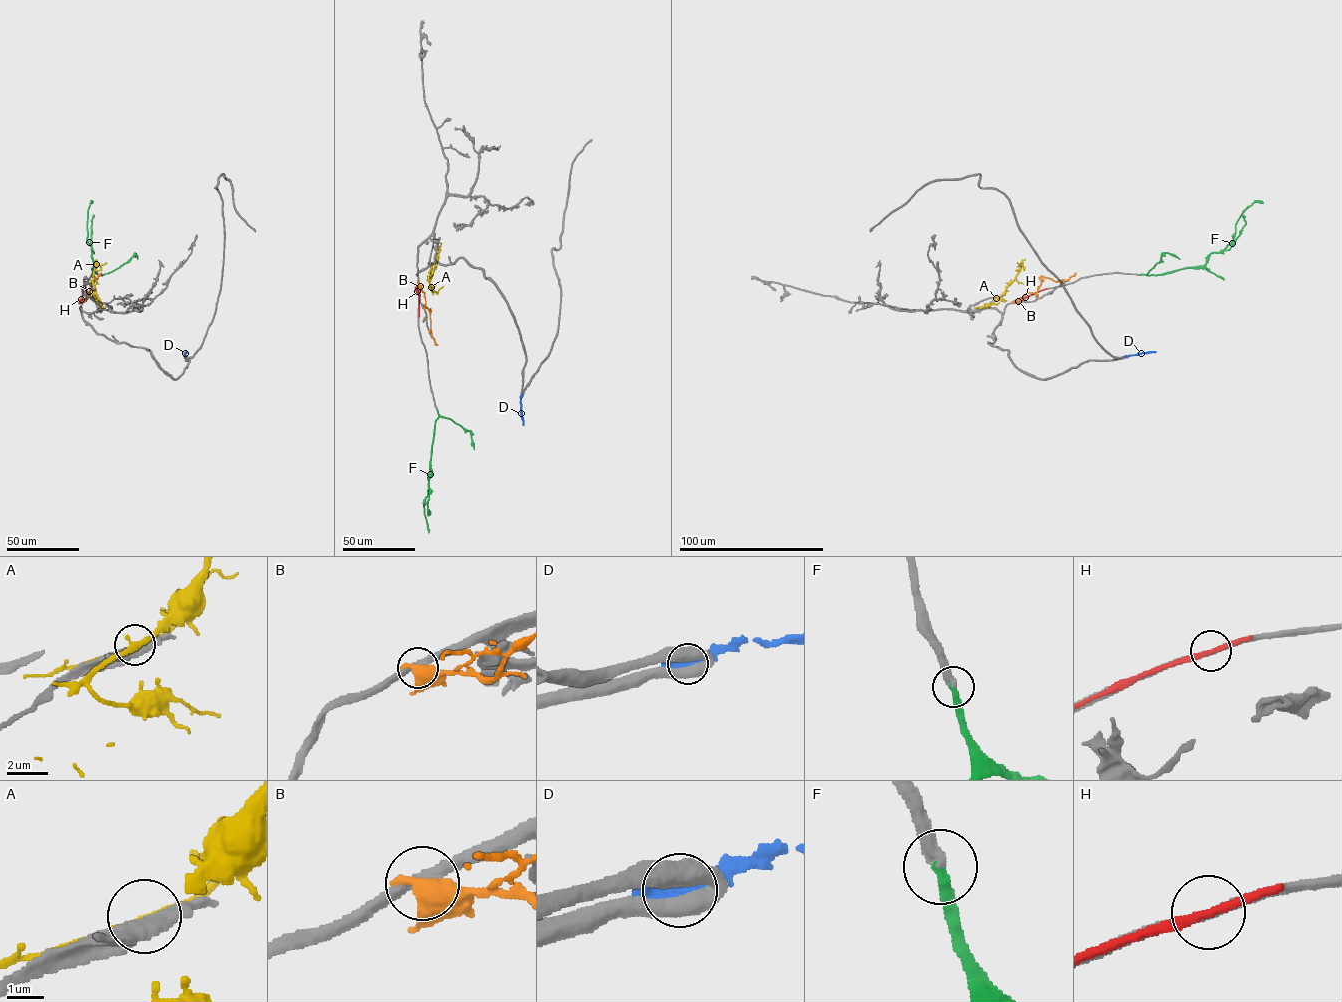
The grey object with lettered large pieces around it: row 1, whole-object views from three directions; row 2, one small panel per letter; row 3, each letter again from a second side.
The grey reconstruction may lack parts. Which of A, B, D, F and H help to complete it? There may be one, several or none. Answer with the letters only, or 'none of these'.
F

